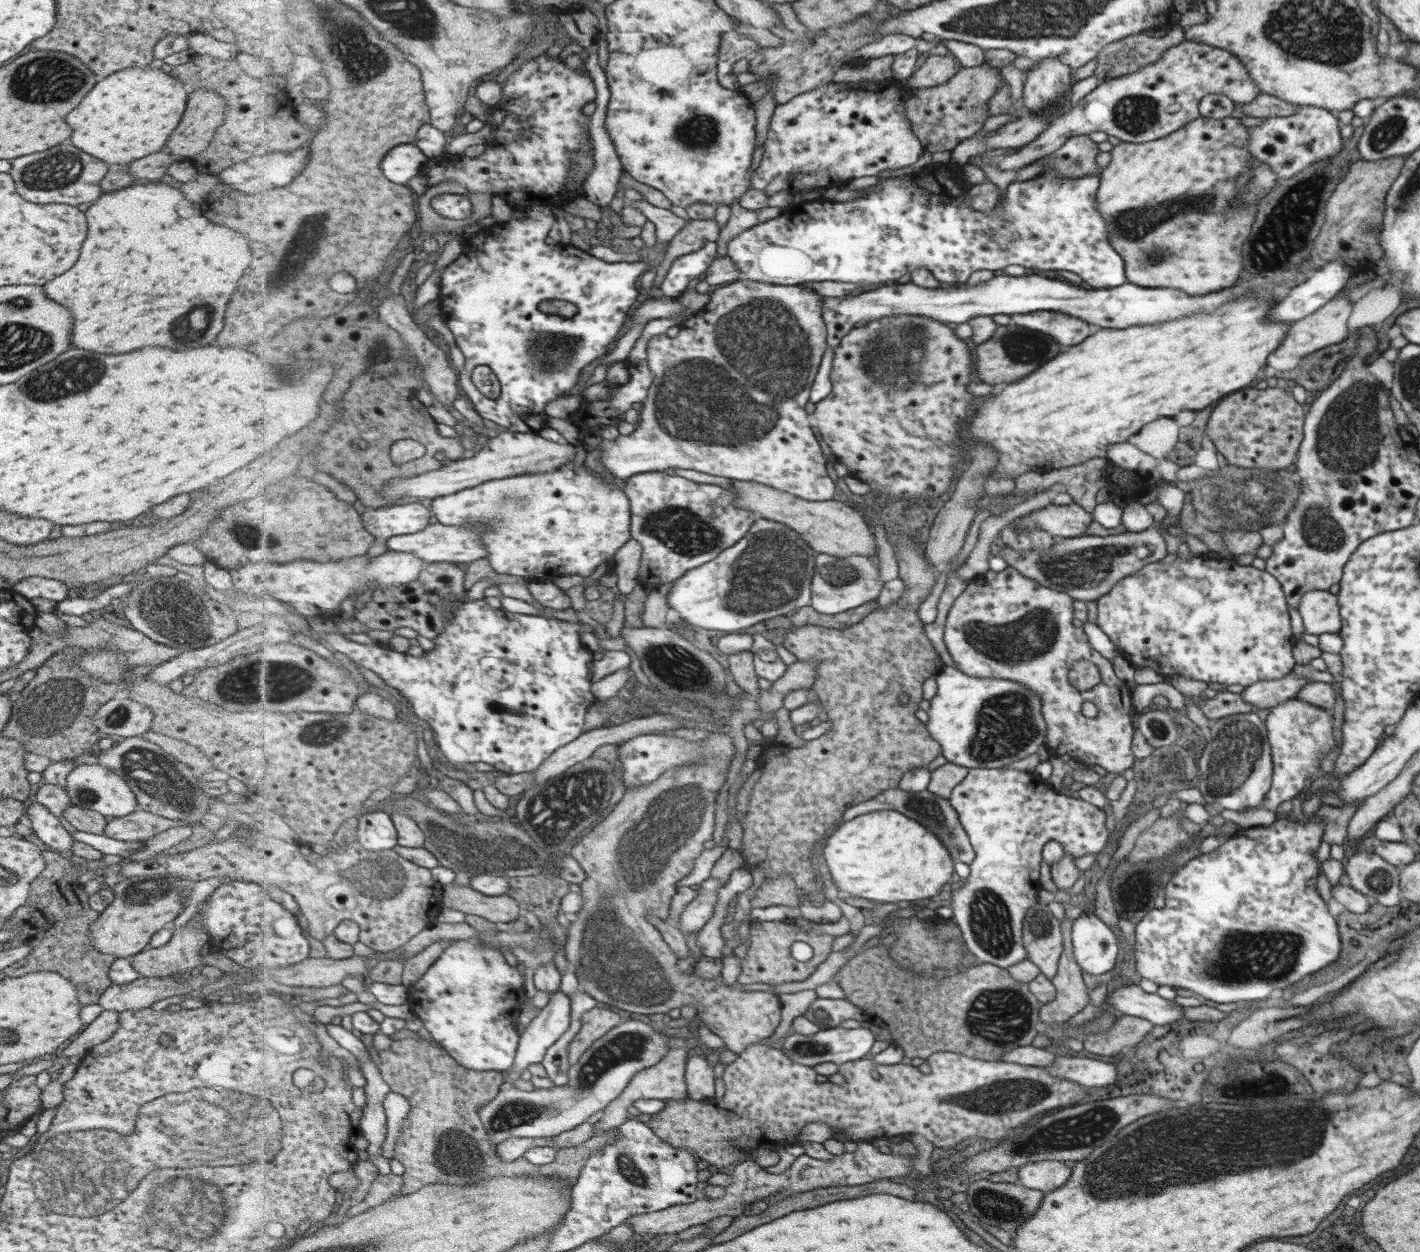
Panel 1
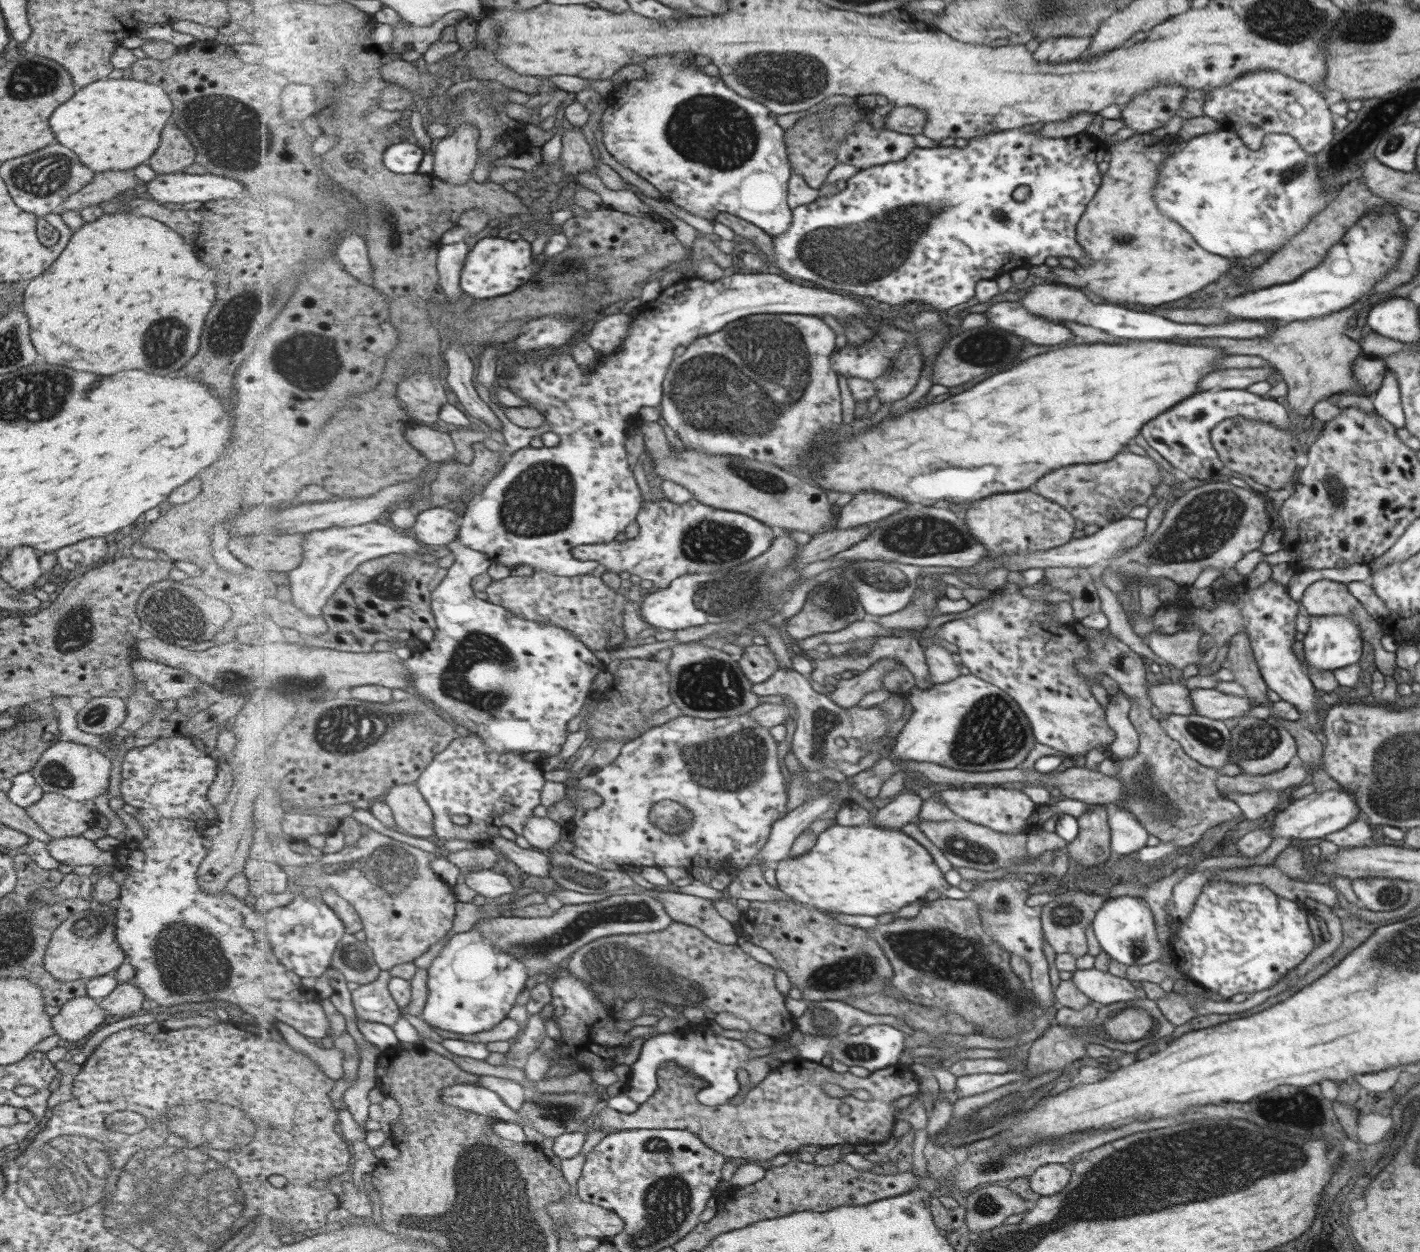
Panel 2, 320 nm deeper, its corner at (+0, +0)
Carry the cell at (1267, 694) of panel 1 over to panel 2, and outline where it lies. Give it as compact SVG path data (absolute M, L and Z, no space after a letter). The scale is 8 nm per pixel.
M1194 688L1189 692L1194 713L1212 720L1225 721L1229 718L1242 717L1253 707L1248 697L1222 694L1215 689Z

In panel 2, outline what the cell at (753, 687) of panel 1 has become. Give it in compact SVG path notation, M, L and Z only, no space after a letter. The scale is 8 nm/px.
M750 645L740 660L746 676L754 684L768 682L780 669L777 652L770 645Z

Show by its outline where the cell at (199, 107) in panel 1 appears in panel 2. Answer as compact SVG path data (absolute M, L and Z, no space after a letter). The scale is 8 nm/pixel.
M168 122L162 130L160 148L156 150L154 158L150 162L164 162L164 164L150 164L150 168L160 175L180 173L188 165L195 162L196 151L191 140L178 129L177 126Z

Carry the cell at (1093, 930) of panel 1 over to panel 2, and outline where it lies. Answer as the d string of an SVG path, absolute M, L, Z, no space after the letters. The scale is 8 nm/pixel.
M1128 895L1109 899L1105 906L1097 912L1092 927L1102 950L1116 962L1121 962L1126 966L1133 964L1142 966L1156 962L1162 958L1162 954L1167 949L1175 958L1175 953L1170 944L1162 946L1158 942L1152 910L1148 908L1148 903L1144 902L1140 896Z

